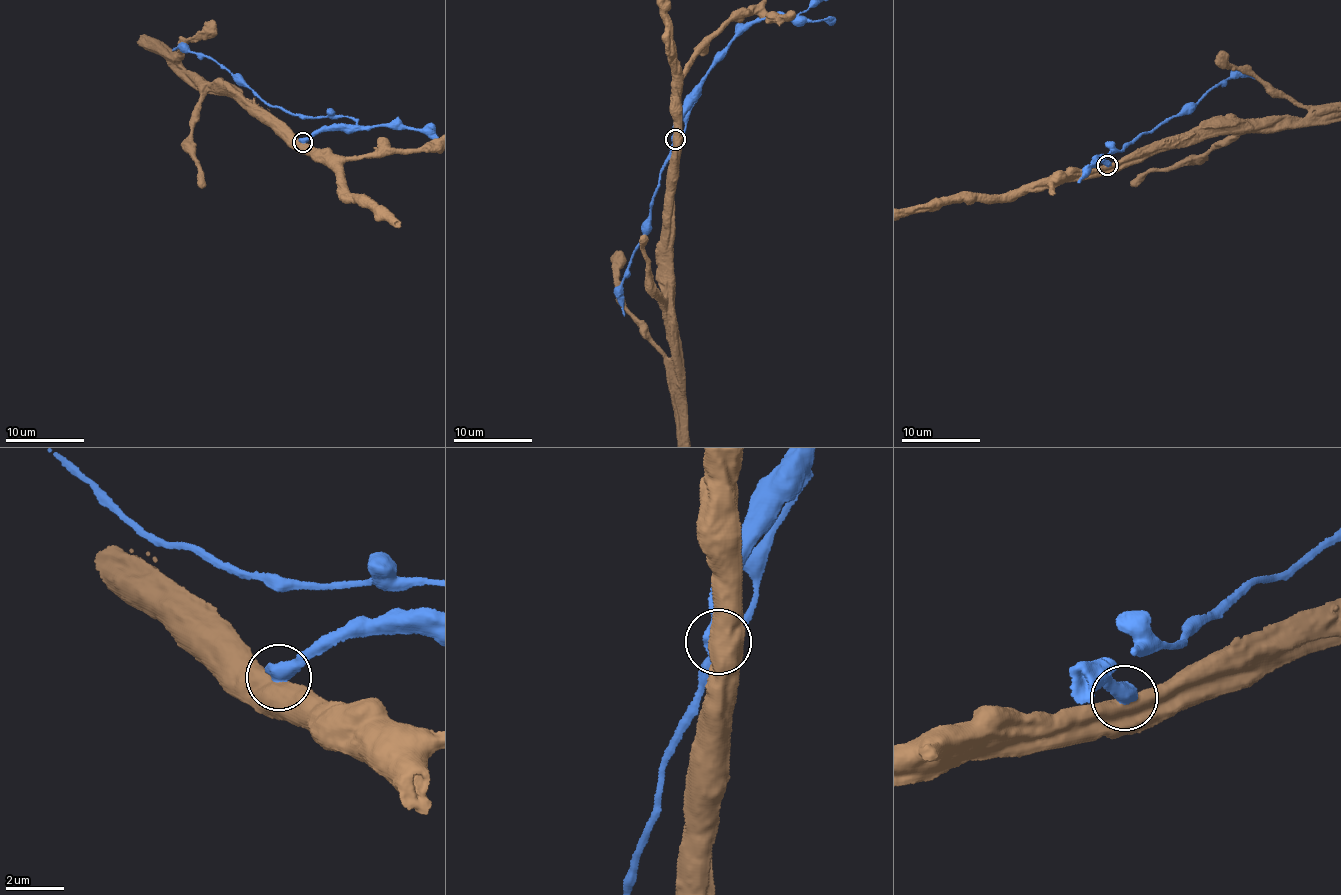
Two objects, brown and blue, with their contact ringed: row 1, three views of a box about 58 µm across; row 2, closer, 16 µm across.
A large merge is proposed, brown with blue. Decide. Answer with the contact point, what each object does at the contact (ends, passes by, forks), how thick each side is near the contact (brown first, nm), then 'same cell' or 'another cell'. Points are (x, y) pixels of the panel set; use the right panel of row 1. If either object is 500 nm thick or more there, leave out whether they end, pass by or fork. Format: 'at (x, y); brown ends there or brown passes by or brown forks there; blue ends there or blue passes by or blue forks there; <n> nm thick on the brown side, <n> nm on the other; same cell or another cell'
at (1107, 165); 900 nm thick on the brown side, 600 nm on the other; another cell

